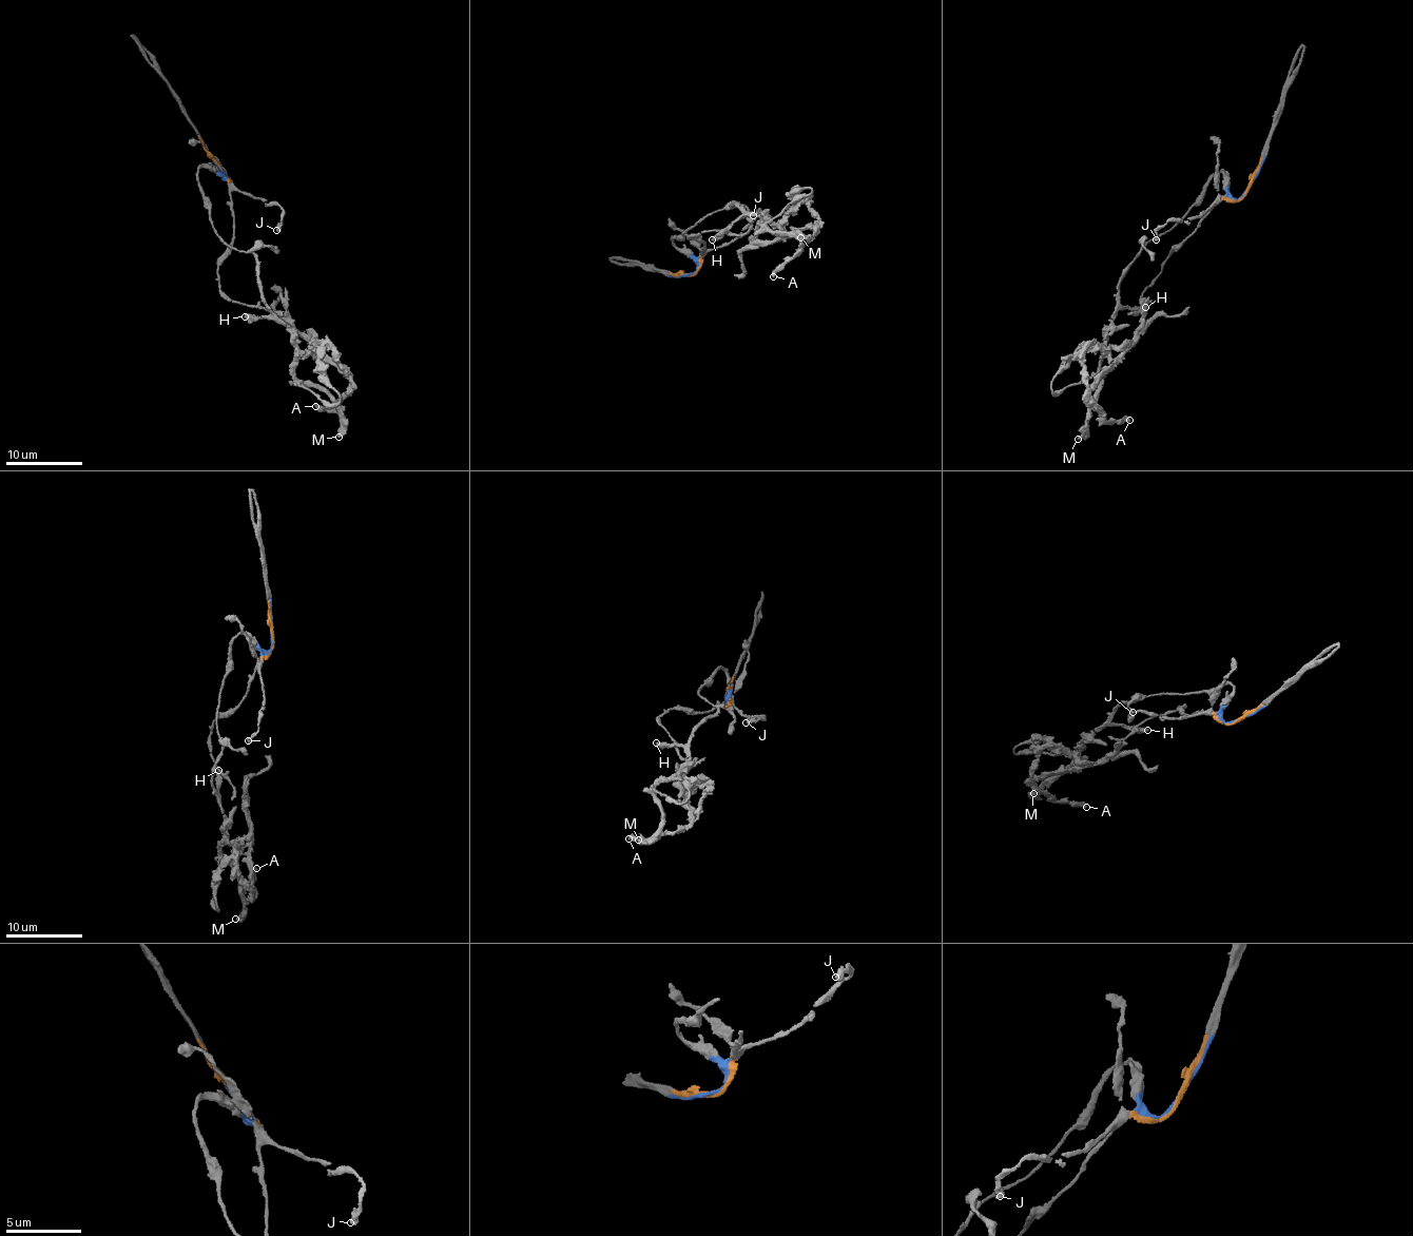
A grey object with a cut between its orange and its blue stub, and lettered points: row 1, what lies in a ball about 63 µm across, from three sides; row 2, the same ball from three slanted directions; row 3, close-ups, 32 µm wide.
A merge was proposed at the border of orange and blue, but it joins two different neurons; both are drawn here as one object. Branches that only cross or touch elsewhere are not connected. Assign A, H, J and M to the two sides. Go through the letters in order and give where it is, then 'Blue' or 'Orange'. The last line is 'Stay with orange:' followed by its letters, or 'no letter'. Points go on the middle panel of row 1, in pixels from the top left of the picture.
A: Place: (773, 276). Blue
H: Place: (712, 239). Blue
J: Place: (753, 215). Orange
M: Place: (800, 237). Blue
Stay with orange: J

